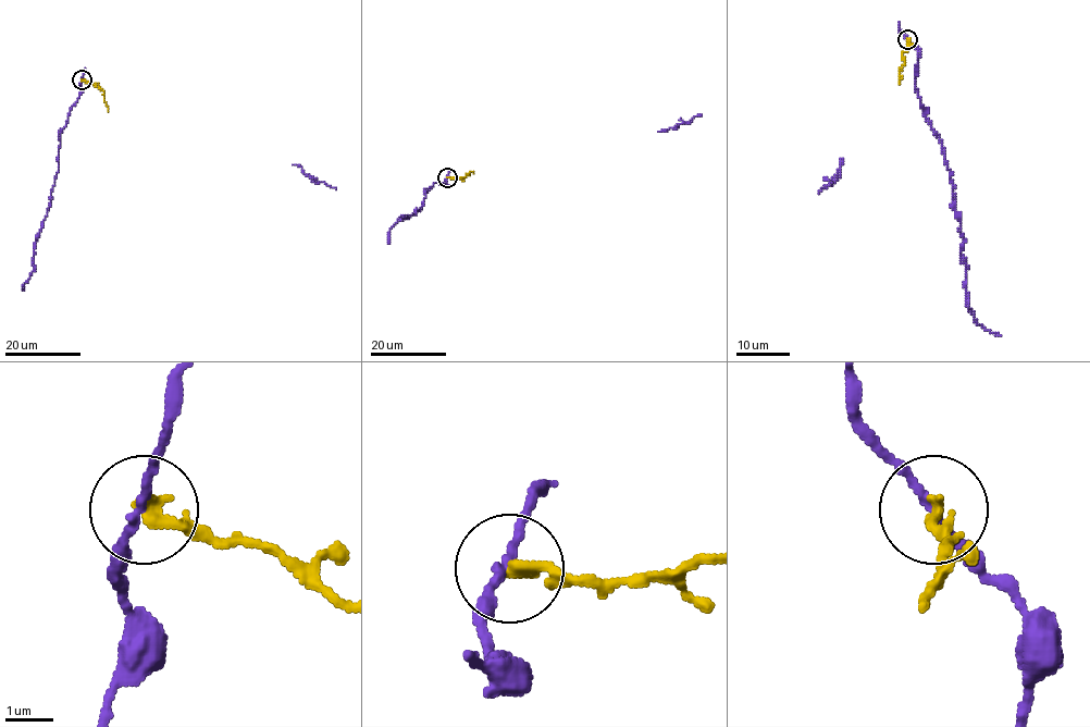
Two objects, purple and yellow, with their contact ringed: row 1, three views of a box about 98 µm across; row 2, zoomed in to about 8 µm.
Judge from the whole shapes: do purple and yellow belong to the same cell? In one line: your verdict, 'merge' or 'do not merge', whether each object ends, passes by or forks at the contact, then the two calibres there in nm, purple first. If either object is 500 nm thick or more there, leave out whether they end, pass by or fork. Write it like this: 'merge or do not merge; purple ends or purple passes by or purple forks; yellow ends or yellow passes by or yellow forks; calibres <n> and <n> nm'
do not merge; purple passes by; yellow ends; calibres 160 and 280 nm

